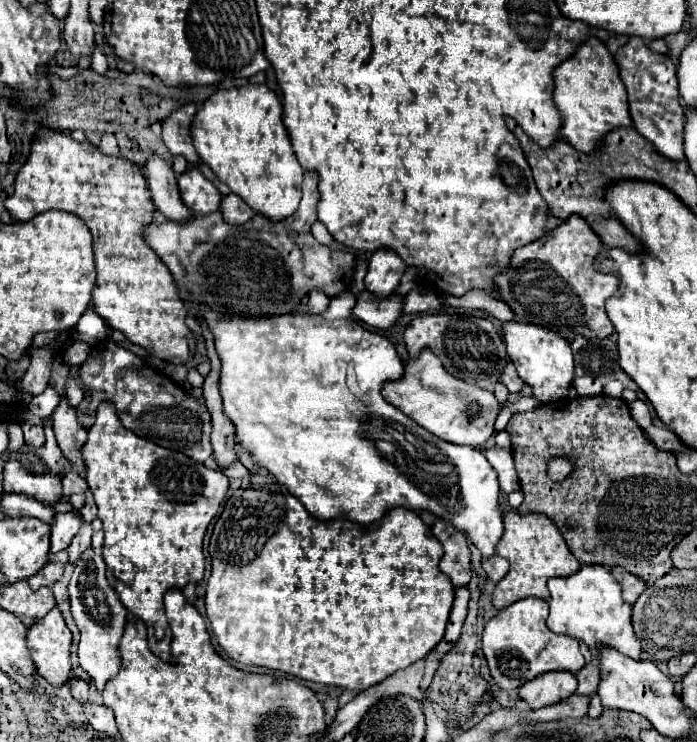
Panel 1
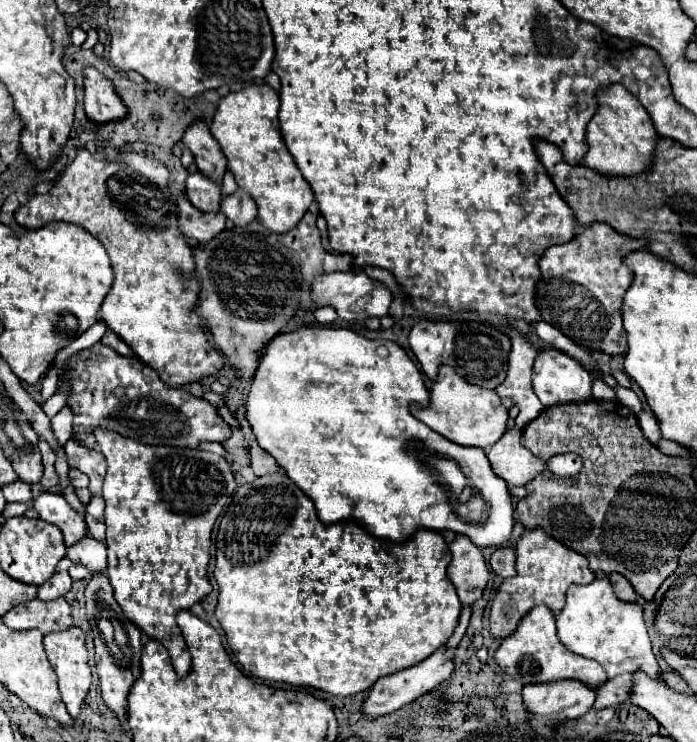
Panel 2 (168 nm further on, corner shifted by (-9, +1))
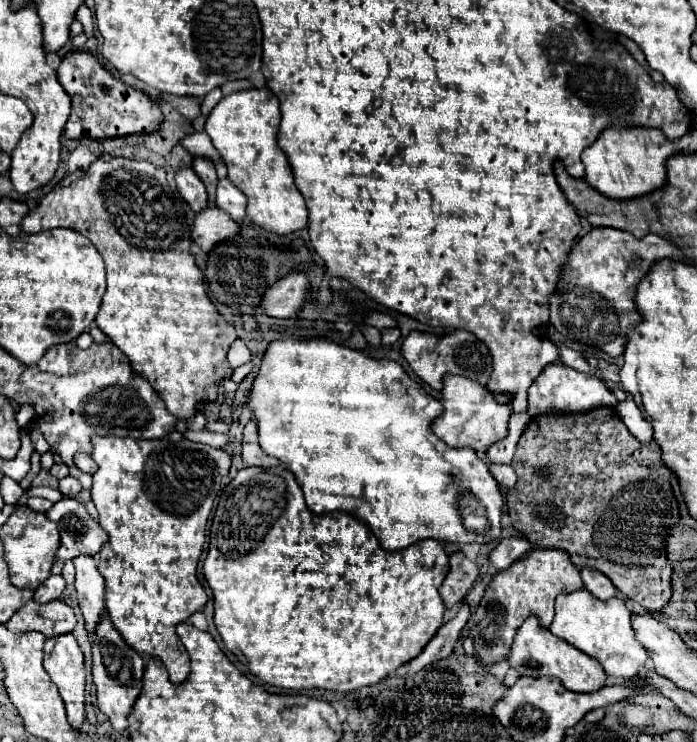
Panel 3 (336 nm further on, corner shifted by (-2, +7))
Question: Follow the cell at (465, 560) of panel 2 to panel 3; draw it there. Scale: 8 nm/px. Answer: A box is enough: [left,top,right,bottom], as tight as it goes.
[439,551,479,609]

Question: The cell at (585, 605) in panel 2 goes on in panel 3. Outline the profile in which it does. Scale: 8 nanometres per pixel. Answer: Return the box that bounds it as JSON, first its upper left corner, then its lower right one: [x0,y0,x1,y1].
[549,589,649,679]

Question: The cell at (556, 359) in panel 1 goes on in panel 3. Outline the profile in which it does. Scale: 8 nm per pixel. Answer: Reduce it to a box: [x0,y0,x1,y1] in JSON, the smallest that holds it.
[527,363,619,417]

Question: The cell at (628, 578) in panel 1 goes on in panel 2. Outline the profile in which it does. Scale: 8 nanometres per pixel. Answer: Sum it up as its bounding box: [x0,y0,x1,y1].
[608,573,638,601]

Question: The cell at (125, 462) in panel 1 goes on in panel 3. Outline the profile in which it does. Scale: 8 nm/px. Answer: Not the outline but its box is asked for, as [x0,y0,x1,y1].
[91,435,231,685]

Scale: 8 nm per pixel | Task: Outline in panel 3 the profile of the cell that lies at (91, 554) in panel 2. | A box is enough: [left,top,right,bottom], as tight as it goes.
[73,557,105,635]

